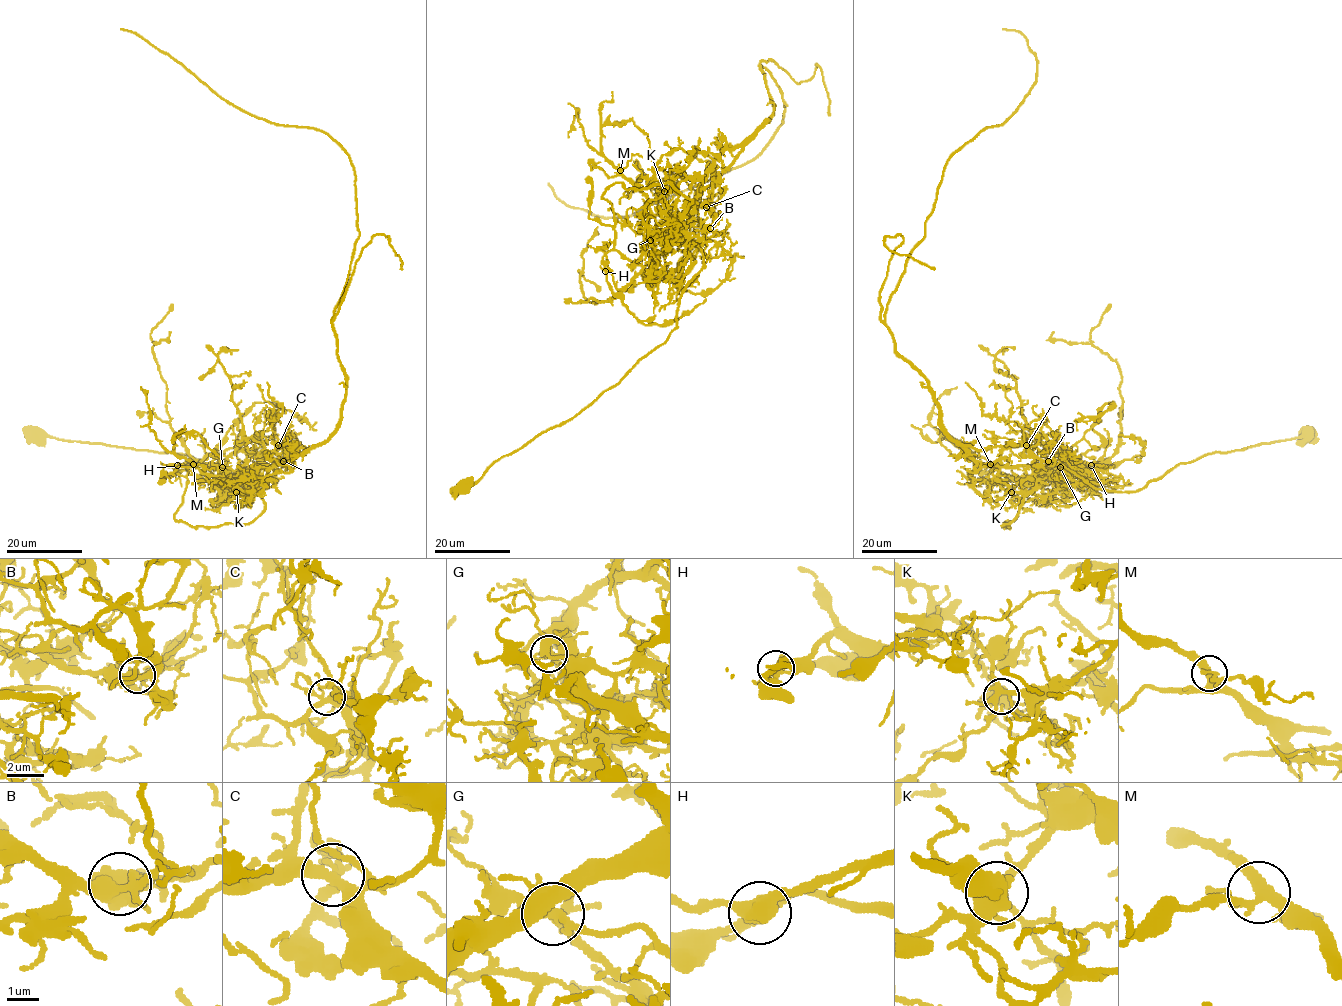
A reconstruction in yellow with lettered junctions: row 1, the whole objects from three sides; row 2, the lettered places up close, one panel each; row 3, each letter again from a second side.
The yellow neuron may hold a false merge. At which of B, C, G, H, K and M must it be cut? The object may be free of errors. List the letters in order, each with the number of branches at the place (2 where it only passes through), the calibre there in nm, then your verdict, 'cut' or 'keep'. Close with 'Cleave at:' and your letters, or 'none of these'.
B: 4 branches meet; 320 nm thick; keep
C: 5 branches meet; 320 nm thick; keep
G: 6 branches meet; 280 nm thick; cut
H: 4 branches meet; 260 nm thick; keep
K: 6 branches meet; 300 nm thick; keep
M: 4 branches meet; 340 nm thick; keep
Cleave at: G

